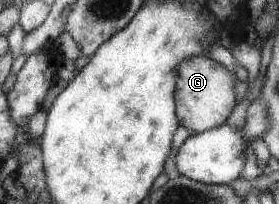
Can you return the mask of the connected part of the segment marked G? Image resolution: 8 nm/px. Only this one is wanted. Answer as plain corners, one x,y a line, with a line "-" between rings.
191,56
175,66
175,110
178,111
179,126
183,126
187,131
200,133
225,123
225,118
235,106
235,97
233,78
223,66
209,60
209,57

